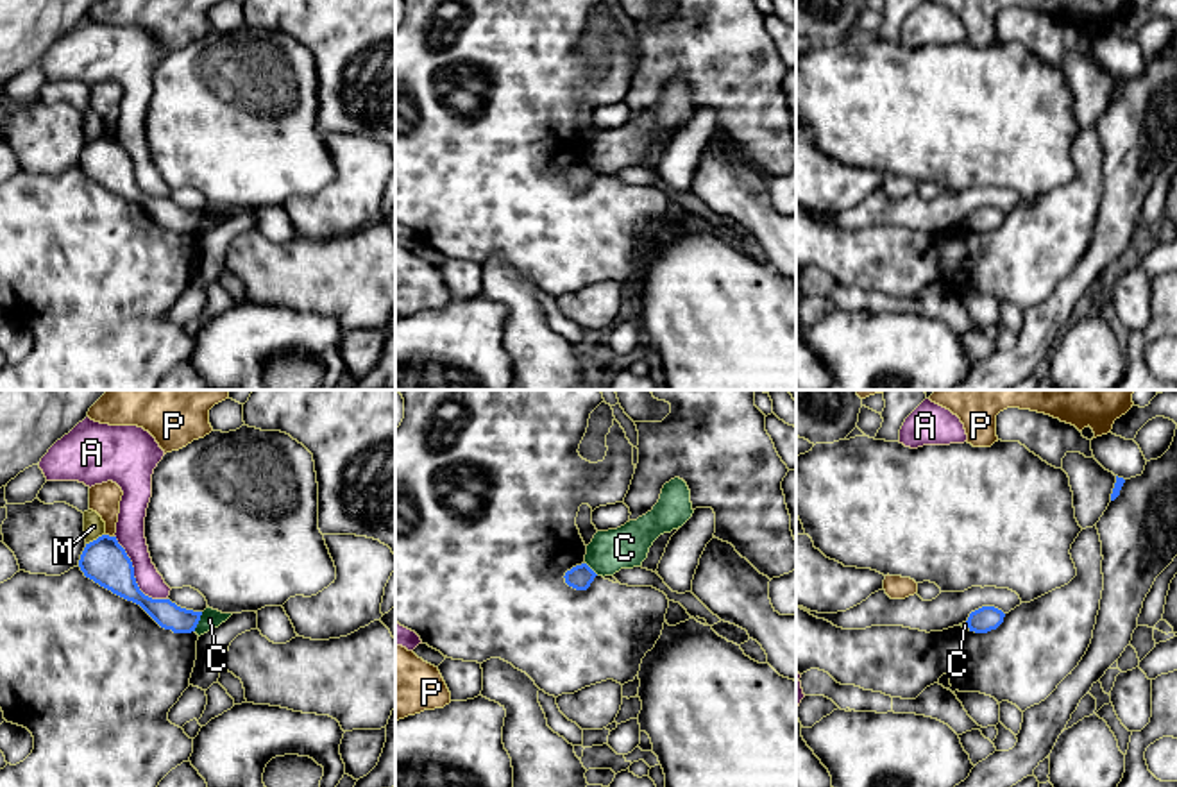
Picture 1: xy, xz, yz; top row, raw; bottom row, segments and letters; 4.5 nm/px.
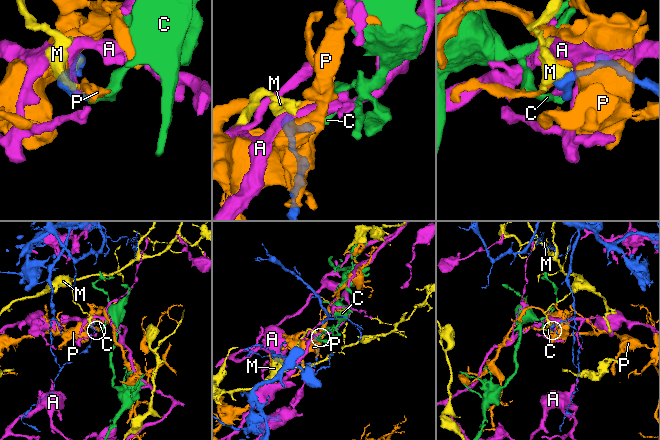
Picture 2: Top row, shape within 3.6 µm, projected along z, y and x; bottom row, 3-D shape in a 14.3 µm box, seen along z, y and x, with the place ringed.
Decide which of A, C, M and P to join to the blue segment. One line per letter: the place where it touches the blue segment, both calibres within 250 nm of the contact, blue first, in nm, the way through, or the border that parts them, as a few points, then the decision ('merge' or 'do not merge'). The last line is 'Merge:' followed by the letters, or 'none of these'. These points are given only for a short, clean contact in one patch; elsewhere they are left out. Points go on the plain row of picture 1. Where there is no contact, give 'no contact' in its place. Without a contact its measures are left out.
A: meets blue in xy at (133, 176); 200 nm thick on the blue side, 130 nm on the other; do not merge
C: meets blue in xy at (199, 219); 120 nm thick on the blue side, 90 nm on the other; border along xy (203, 211), (194, 229); do not merge
M: meets blue in xy at (97, 138); 200 nm thick on the blue side, 100 nm on the other; do not merge
P: meets blue in xy at (108, 135); 200 nm thick on the blue side, 140 nm on the other; do not merge
Merge: none of these

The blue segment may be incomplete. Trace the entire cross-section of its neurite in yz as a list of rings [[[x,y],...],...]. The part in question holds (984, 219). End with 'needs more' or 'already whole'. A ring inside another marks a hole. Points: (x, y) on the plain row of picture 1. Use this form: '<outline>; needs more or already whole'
[[[982,206],[970,213],[968,227],[975,233],[987,233],[1003,222],[1005,213],[995,206]]]; already whole

